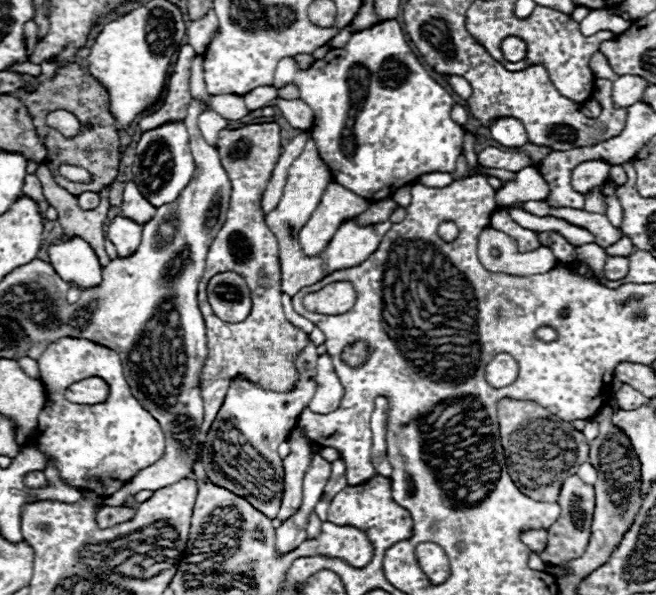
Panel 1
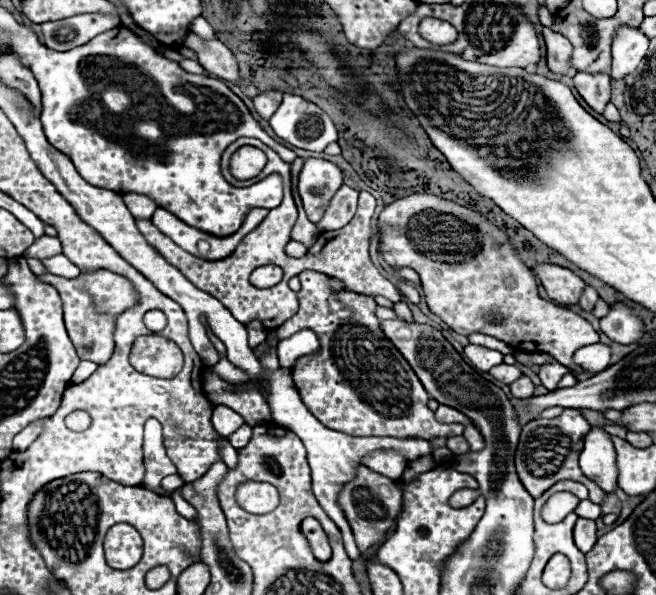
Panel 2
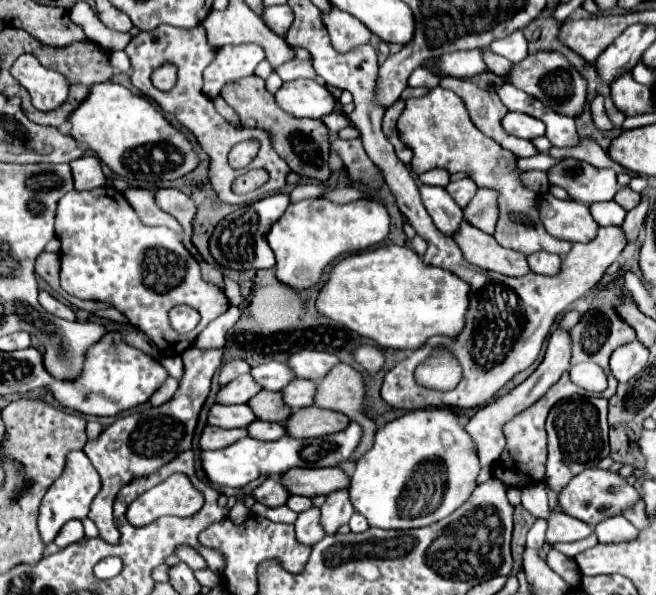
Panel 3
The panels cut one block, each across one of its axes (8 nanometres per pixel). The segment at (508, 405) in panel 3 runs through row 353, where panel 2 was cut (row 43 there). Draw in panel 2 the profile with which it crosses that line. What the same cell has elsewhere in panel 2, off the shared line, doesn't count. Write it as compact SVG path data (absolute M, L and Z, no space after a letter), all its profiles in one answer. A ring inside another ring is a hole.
M544 28L542 34L544 34L544 42L546 42L548 68L550 68L552 72L556 72L556 74L572 76L572 74L574 74L574 68L572 68L572 64L570 64L570 60L572 60L572 50L574 50L572 44L570 44L564 36L552 32L550 28Z

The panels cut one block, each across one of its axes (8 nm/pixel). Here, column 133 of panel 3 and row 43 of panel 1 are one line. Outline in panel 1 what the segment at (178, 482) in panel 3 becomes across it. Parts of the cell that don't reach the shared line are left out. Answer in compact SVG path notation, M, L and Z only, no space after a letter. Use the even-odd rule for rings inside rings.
M514 36L512 38L506 38L502 42L502 54L504 54L506 60L518 62L518 60L522 60L526 56L526 44L522 40L514 38Z

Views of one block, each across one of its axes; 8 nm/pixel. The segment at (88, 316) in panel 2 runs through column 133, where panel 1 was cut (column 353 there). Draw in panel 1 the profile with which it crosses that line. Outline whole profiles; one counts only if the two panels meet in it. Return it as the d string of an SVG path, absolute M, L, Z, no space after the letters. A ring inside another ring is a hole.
M348 280L328 284L322 290L304 296L304 306L310 312L320 312L320 314L348 312L354 306L354 302L356 302L356 290Z

